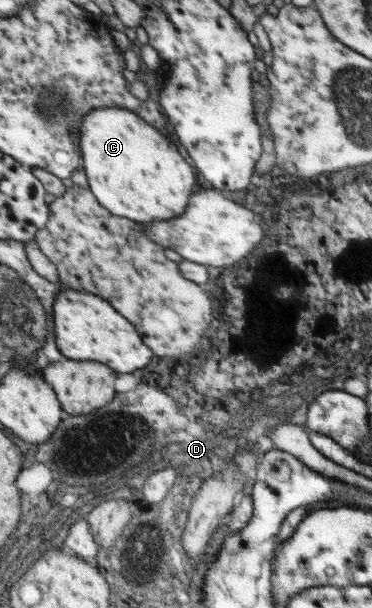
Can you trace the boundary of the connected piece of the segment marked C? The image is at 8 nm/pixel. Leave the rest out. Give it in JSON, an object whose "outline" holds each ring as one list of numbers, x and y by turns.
{"outline":[[118,106,90,111,84,117,81,135,89,188,110,213,152,223,178,217,186,211,196,185,196,173,180,155,173,137,150,125,134,110]]}

